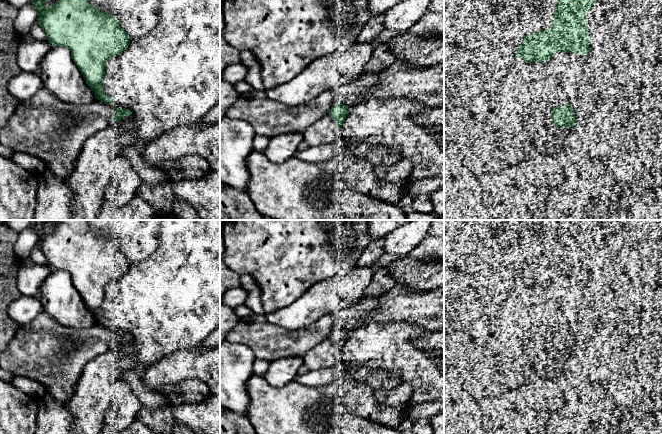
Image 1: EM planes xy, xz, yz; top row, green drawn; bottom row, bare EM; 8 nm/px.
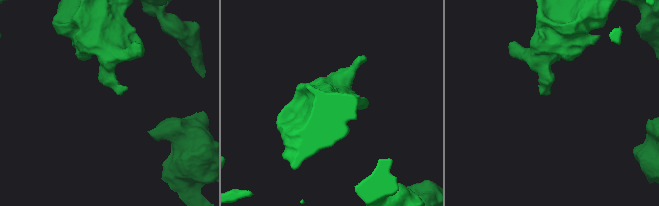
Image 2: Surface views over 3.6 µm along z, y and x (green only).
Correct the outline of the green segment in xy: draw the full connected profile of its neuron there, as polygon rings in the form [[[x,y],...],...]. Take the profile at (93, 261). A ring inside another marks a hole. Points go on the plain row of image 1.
[[[34,220],[33,230],[38,238],[38,247],[46,257],[47,263],[53,270],[65,270],[71,275],[71,281],[81,295],[86,307],[95,318],[95,323],[109,328],[115,333],[112,345],[121,346],[132,336],[117,329],[107,320],[102,311],[106,286],[124,275],[131,262],[121,252],[120,246],[109,237],[102,237],[91,230],[86,220],[62,220],[51,231],[44,229],[45,225],[53,220]]]

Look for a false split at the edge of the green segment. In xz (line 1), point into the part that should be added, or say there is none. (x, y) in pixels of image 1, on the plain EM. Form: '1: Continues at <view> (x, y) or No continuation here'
1: No continuation here

